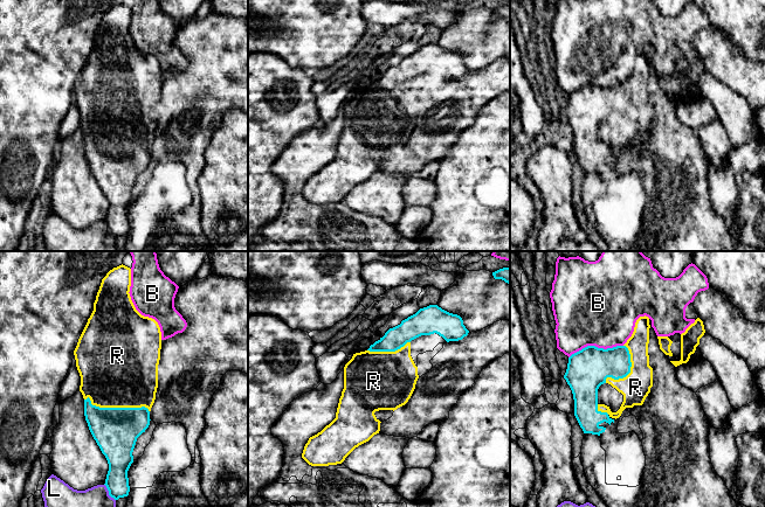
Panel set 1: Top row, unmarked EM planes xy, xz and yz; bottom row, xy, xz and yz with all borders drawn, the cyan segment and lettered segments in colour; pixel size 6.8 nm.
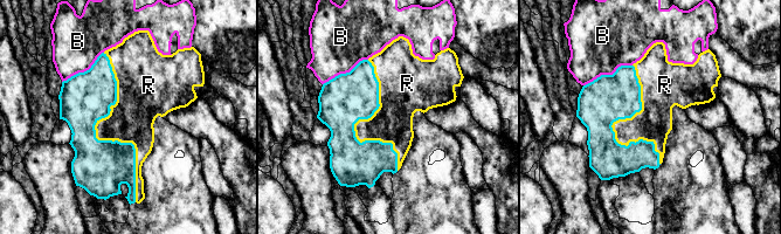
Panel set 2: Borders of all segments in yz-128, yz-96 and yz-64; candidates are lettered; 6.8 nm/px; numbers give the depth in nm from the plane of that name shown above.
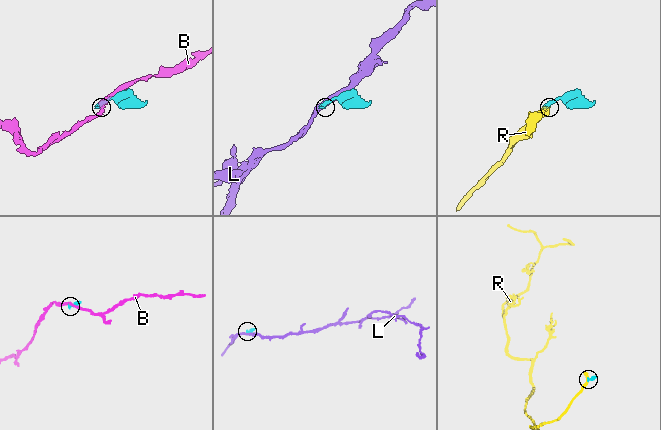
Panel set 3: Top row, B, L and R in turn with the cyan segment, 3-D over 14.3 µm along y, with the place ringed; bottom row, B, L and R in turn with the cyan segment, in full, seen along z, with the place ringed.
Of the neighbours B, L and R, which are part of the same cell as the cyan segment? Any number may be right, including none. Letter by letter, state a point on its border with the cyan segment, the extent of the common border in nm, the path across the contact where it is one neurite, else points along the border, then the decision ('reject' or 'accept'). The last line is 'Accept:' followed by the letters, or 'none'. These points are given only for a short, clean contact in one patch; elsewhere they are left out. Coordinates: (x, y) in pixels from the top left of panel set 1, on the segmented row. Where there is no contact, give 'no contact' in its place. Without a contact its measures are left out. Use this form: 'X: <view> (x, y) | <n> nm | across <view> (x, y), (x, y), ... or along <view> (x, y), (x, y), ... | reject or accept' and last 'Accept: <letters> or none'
B: yz (595, 347) | 380 nm | reject
L: xy (109, 492) | 140 nm | along xy (104, 484), (108, 493), (115, 500) | reject
R: xy (116, 408) | 460 nm | accept
Accept: R

